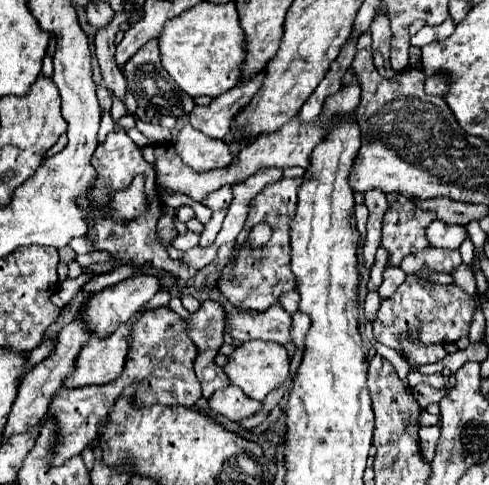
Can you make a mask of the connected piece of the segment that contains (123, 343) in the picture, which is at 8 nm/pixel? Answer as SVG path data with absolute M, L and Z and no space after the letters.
M130 324L118 326L108 338L90 336L86 346L78 352L74 372L64 378L64 386L104 384L112 382L122 374L126 352L130 346Z

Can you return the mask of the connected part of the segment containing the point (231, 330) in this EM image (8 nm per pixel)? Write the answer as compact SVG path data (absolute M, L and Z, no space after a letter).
M280 304L270 306L266 312L226 314L226 332L240 344L252 338L290 344L290 324L292 316Z

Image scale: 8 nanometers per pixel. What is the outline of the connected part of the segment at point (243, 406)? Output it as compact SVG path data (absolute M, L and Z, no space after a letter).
M228 386L226 390L222 390L226 394L214 394L208 404L216 414L226 416L228 420L240 420L240 418L248 418L252 414L256 414L262 406L262 402L248 398L238 386Z

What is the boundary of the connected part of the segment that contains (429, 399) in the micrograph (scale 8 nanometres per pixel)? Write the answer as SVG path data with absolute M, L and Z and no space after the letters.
M451 373L449 380L450 387L448 389L438 390L438 388L434 388L434 386L430 386L430 384L418 384L418 386L414 386L412 394L414 394L414 398L418 398L420 406L426 408L428 404L436 404L436 402L440 402L440 398L445 396L446 392L451 390L452 386L454 386L456 382L454 373Z

